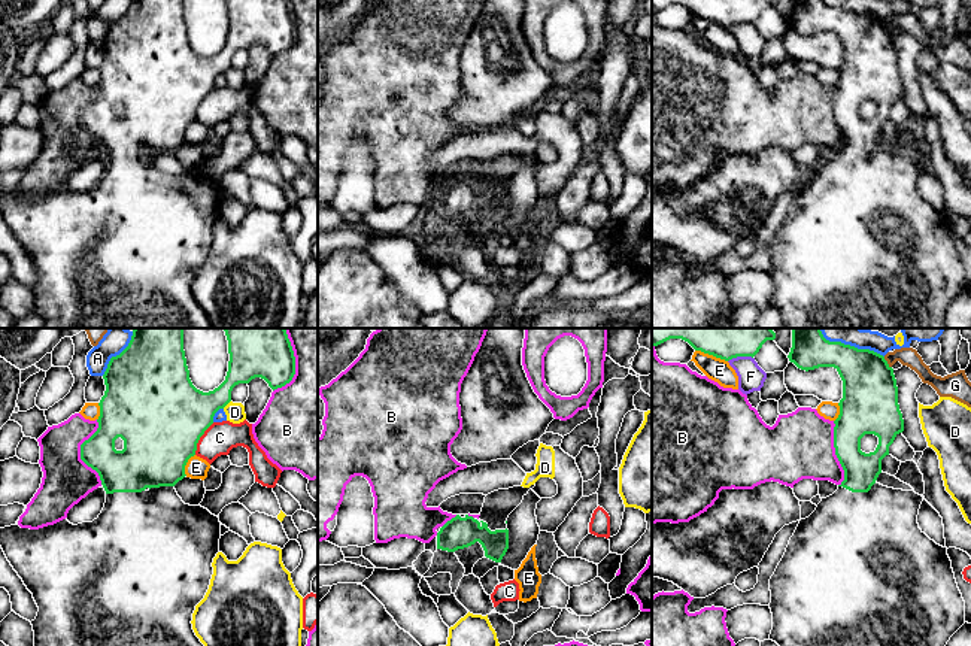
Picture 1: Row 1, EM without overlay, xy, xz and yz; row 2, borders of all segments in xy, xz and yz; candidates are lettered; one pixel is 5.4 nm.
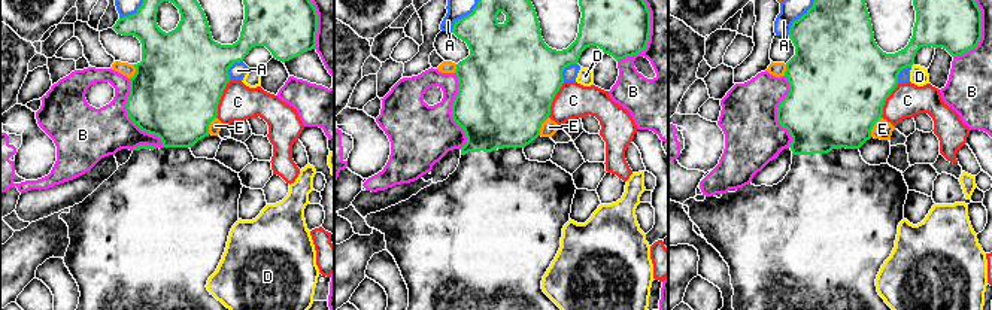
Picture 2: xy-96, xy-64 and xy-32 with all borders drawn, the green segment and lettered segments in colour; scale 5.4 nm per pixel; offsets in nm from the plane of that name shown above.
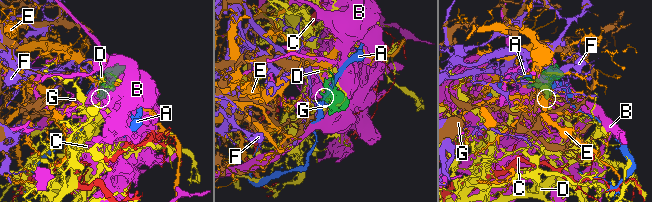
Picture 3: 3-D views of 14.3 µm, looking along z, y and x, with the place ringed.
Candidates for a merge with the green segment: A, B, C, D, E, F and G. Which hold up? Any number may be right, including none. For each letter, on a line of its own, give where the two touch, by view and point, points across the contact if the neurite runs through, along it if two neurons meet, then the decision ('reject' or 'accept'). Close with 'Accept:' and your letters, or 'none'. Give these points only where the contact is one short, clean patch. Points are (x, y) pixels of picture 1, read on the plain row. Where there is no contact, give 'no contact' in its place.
A: xy (117, 21) | reject
B: xy (81, 118) | reject
C: xy (199, 105) | reject
D: xy (225, 70) | reject
E: yz (712, 20) | reject
F: yz (740, 21) | reject
G: yz (886, 29) | along yz (883, 23), (891, 33) | reject
Accept: none

